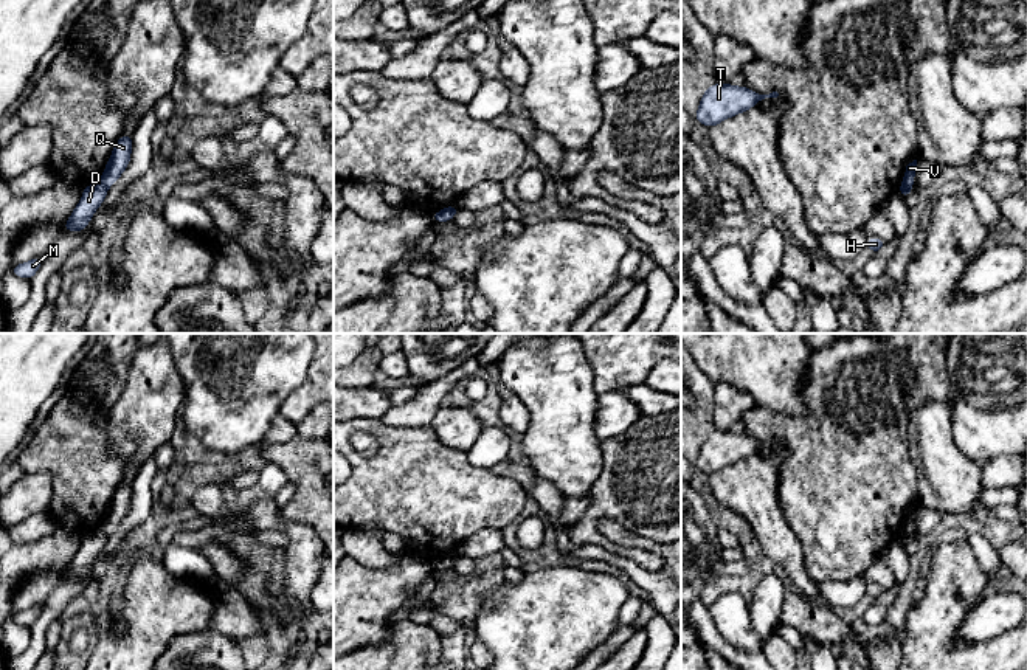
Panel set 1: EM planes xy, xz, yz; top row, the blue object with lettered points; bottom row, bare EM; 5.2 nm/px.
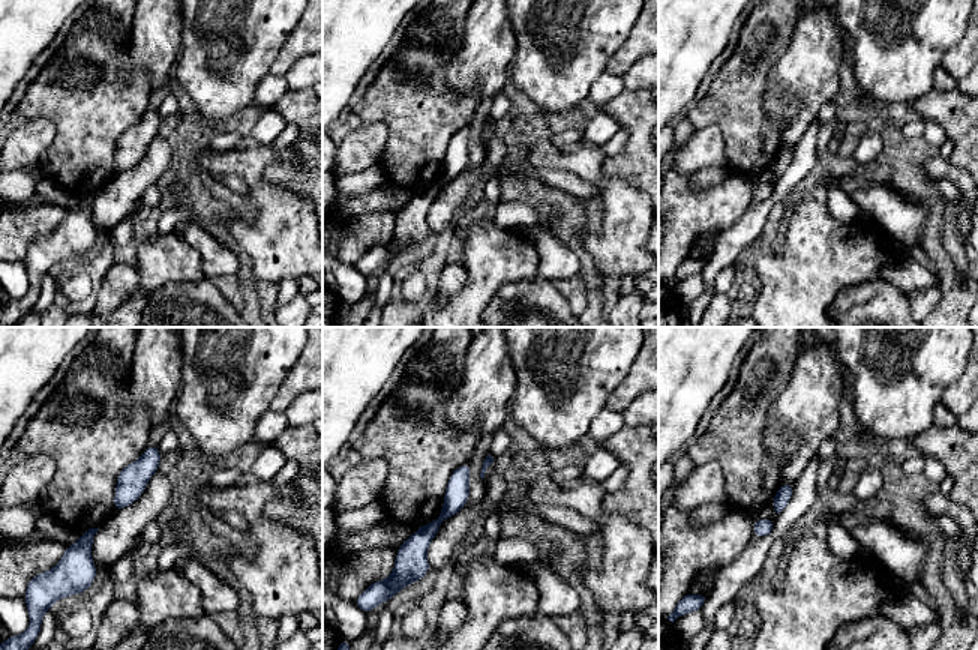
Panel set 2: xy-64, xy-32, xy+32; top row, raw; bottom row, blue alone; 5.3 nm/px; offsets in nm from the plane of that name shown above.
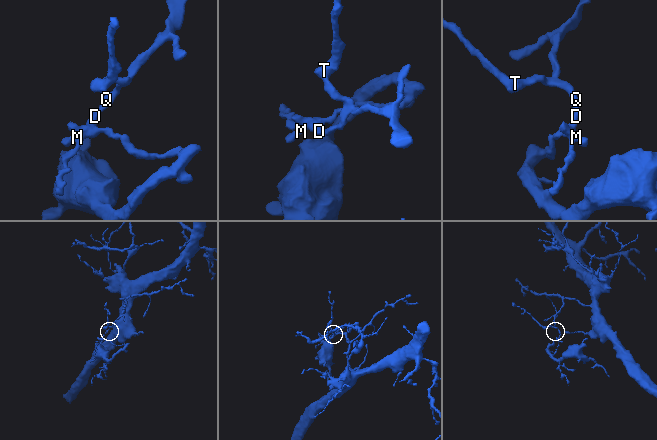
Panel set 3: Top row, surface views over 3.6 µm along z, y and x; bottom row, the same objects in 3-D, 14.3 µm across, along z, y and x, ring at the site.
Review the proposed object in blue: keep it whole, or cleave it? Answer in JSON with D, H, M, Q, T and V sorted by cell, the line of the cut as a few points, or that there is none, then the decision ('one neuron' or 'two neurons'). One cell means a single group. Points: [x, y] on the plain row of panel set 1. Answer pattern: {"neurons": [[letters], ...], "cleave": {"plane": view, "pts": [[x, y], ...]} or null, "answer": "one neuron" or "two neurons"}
{"neurons": [["D", "H", "M"], ["Q", "T", "V"]], "cleave": {"plane": "xy", "pts": [[100, 528], [107, 535]]}, "answer": "two neurons"}

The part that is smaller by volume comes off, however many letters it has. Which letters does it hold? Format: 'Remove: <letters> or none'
Remove: D, H, M

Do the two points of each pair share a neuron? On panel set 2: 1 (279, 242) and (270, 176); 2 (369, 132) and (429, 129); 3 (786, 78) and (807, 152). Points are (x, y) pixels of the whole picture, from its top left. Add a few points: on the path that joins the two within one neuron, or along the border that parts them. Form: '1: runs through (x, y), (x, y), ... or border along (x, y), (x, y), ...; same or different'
1: border along (264, 168), (263, 179), (266, 182), (305, 197); different
2: border along (363, 120), (381, 120), (389, 129), (378, 162); different
3: border along (816, 116), (794, 147); different

